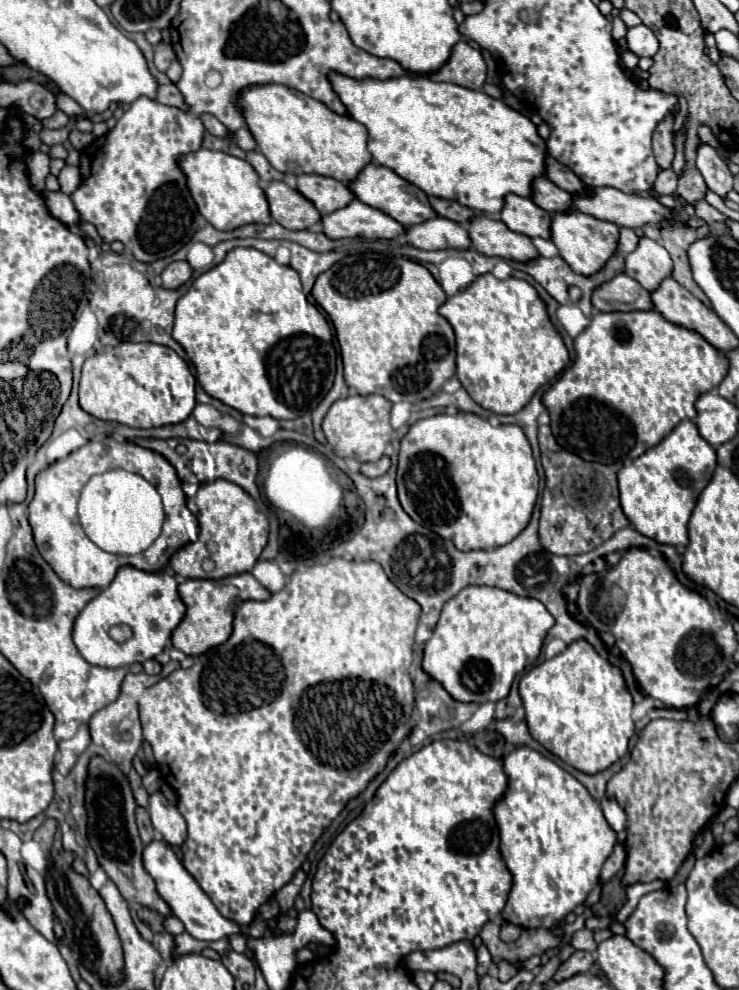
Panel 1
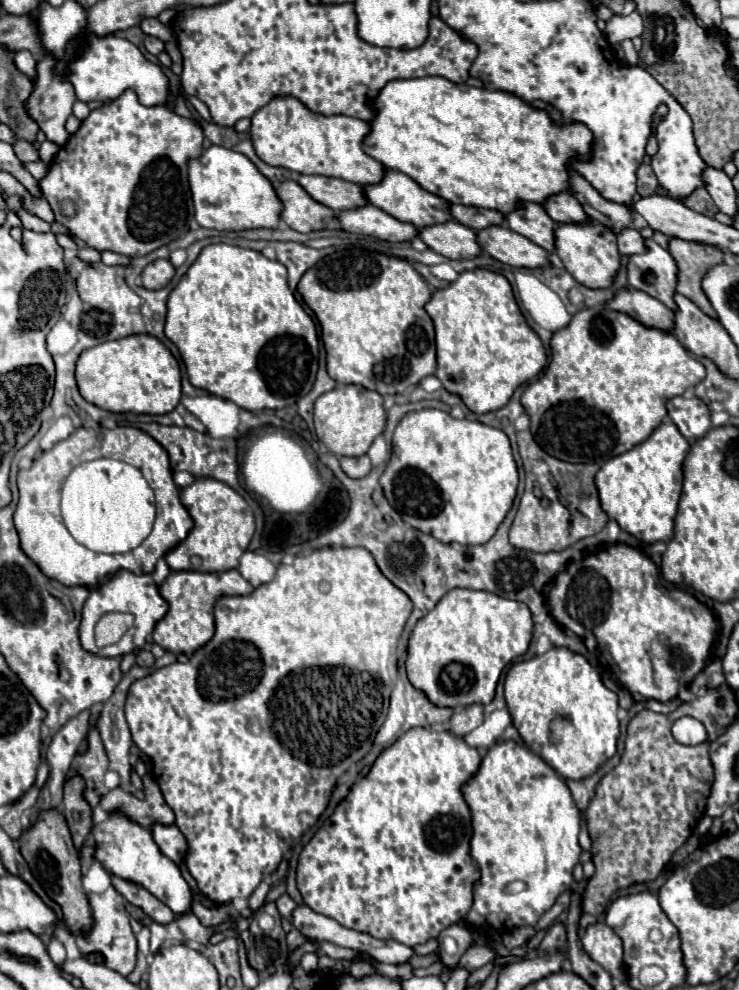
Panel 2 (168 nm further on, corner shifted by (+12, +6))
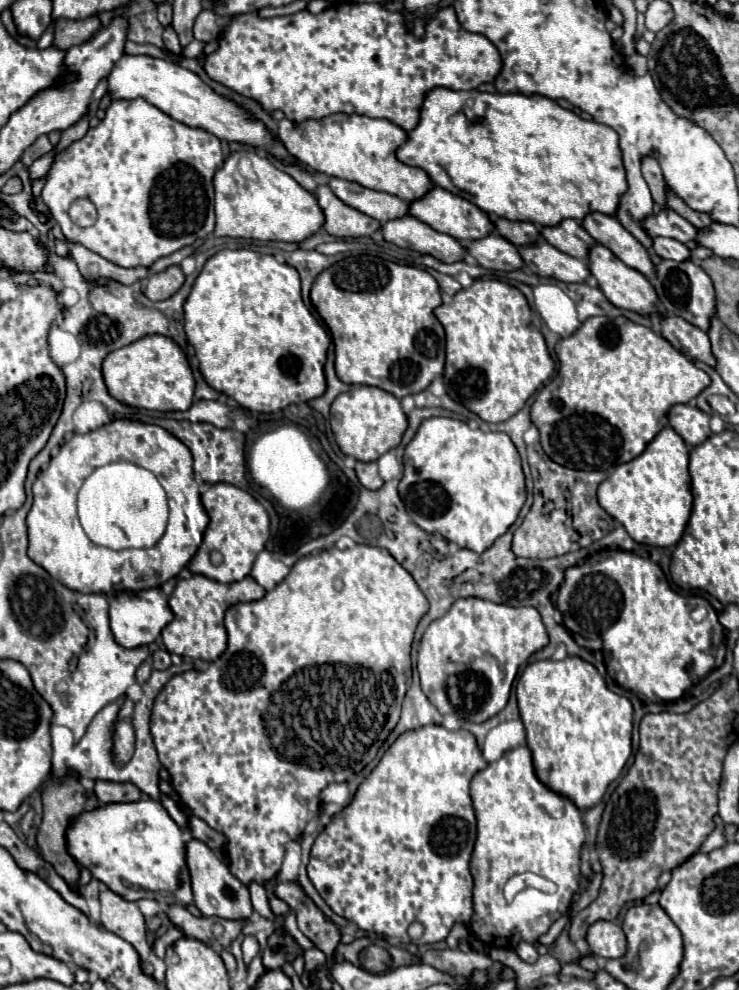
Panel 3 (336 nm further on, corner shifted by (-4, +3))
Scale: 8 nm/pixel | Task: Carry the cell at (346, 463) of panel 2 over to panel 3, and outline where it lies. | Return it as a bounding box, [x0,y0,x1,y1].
[356,463,384,491]

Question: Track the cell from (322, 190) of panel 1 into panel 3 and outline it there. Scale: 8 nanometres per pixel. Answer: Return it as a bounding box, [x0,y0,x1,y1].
[328,177,410,223]

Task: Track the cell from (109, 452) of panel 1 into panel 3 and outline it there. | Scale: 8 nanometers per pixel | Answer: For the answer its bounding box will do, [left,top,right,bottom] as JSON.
[26,419,208,595]

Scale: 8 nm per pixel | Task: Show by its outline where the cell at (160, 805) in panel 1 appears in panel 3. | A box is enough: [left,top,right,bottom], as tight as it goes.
[186,839,254,921]

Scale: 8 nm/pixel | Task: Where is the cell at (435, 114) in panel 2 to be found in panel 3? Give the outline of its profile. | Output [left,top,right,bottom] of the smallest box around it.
[396,89,628,227]

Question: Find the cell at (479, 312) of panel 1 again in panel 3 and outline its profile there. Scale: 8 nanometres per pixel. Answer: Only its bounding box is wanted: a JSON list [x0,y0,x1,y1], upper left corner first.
[434,279,554,423]

